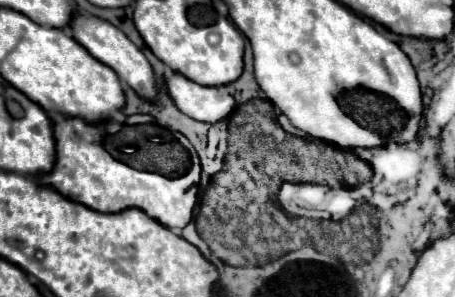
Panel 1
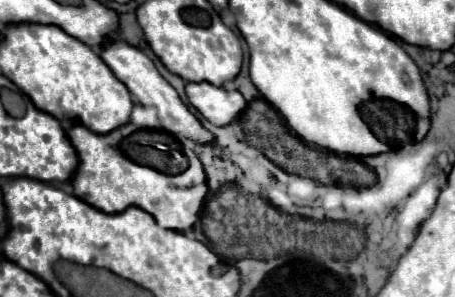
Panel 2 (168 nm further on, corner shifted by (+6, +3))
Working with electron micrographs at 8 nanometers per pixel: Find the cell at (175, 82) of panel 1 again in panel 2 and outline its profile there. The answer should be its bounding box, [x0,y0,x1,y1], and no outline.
[187,83,247,125]

